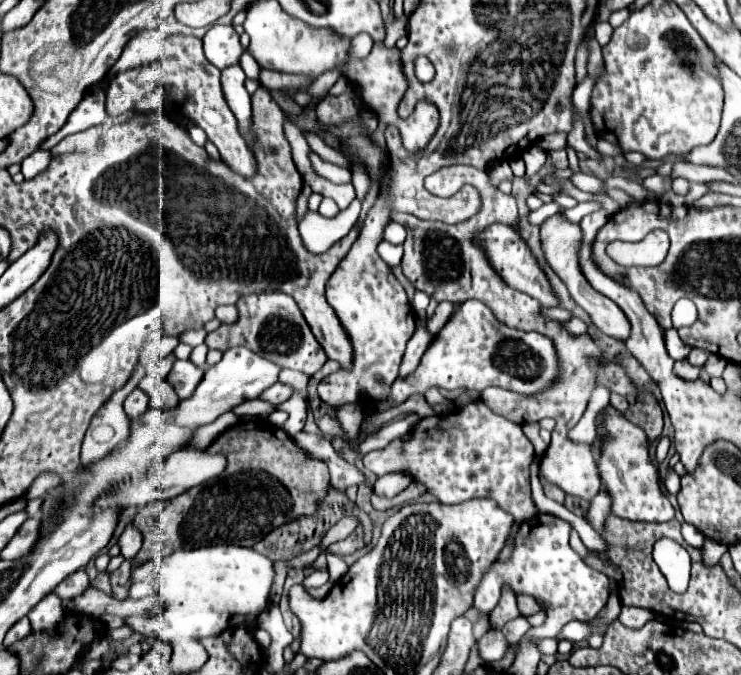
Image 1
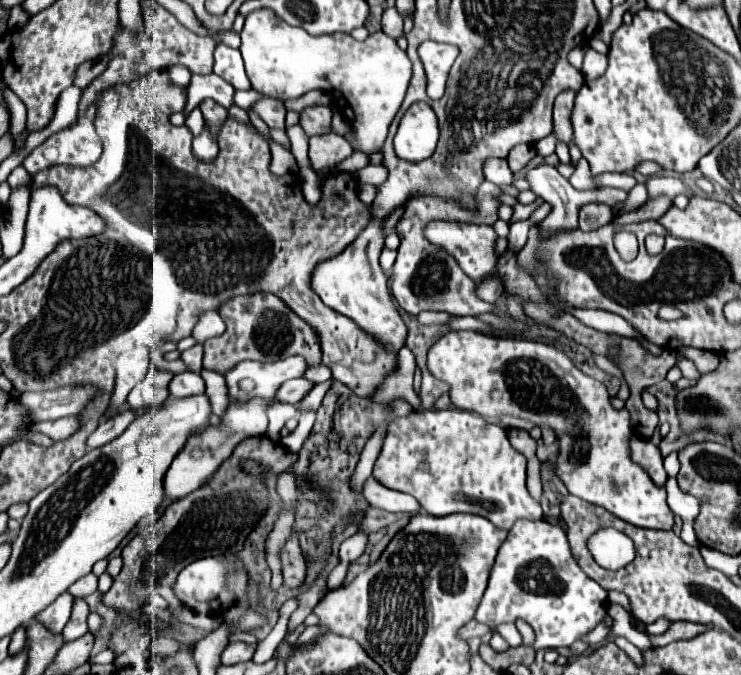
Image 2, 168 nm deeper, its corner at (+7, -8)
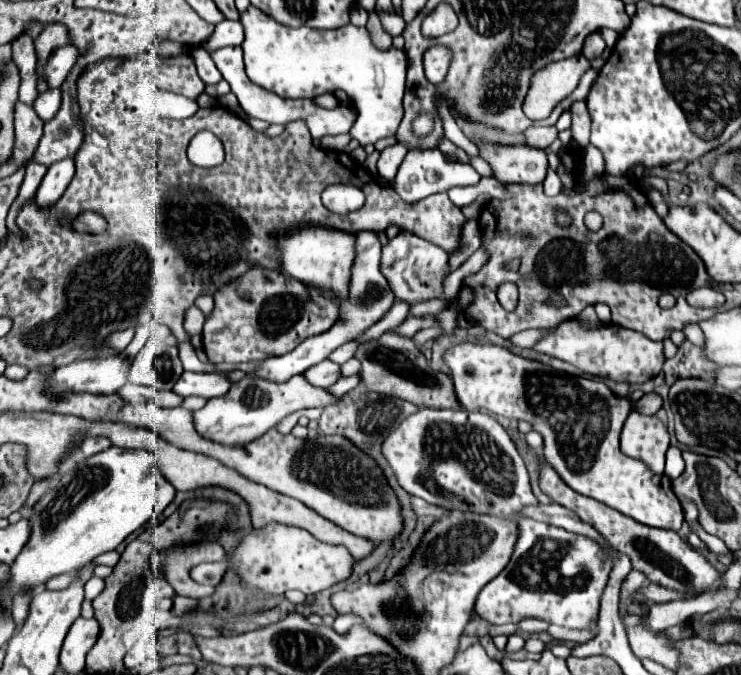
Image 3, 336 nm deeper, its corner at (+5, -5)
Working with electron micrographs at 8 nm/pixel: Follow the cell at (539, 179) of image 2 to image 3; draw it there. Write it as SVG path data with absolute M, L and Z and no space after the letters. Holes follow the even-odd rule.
M480 146L480 156L492 166L494 178L506 184L532 184L544 182L548 172L548 158L544 150L532 150L530 146Z

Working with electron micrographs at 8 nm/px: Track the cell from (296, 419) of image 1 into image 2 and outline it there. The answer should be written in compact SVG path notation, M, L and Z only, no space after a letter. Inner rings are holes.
M328 379L326 383L318 383L304 399L302 399L302 411L306 411L306 409L312 409L312 411L316 411L318 409L318 405L322 403L322 397L324 397L324 393L330 389L330 385L334 383L334 379Z

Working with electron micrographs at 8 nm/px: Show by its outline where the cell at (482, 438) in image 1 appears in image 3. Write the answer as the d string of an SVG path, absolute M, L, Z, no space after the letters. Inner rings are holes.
M422 408L412 418L406 418L398 428L394 428L384 444L382 456L390 464L398 484L412 496L418 496L430 504L436 504L446 510L460 510L460 512L474 512L474 514L490 514L498 518L508 518L520 512L526 506L536 506L538 500L532 494L528 470L518 454L512 438L508 432L488 414L482 412L466 412L466 410L430 410ZM492 478L504 480L504 486L488 484L486 480Z

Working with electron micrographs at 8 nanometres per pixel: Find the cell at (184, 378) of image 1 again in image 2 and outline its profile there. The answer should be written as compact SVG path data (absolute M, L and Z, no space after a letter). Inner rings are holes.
M194 371L178 373L170 381L170 395L172 397L192 397L192 395L204 393L204 389L206 389L204 379Z

